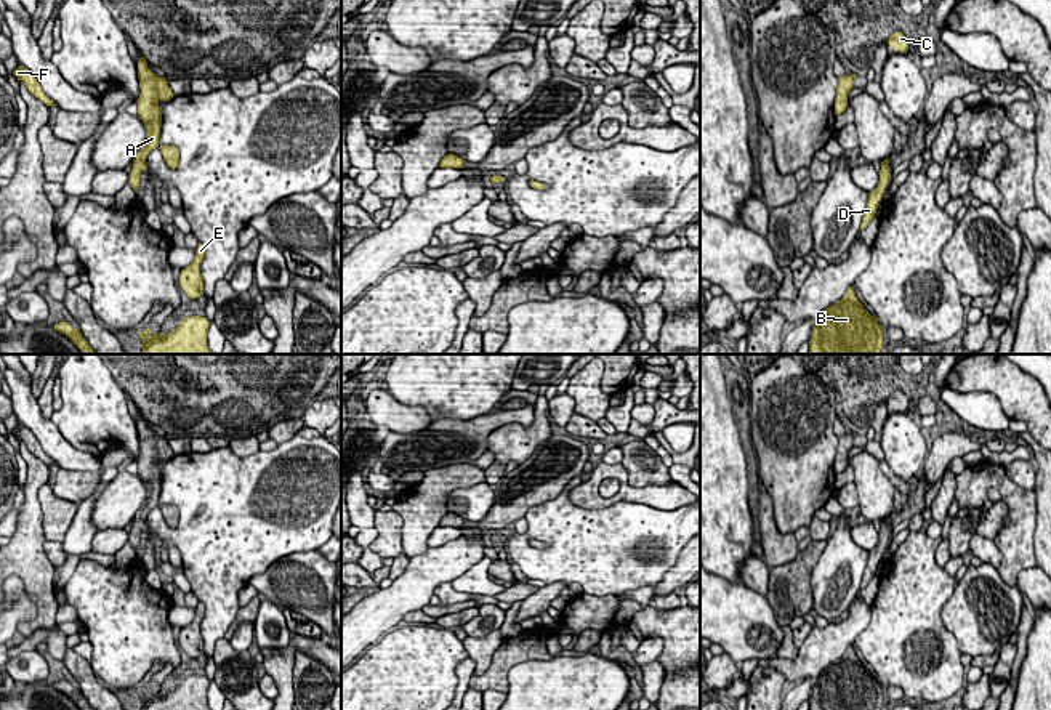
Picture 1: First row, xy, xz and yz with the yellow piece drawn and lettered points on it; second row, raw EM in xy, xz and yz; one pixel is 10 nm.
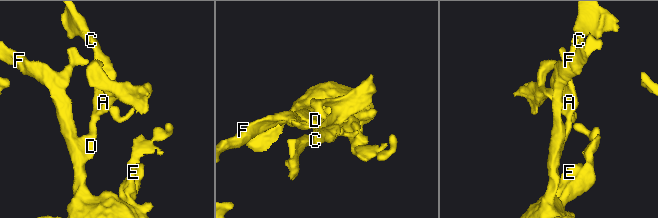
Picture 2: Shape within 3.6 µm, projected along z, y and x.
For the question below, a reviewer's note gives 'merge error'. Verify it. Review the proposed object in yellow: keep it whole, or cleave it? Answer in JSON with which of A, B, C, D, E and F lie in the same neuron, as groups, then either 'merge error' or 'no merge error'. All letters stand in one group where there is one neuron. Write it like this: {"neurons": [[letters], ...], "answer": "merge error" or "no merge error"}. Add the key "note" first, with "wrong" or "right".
{"note": "wrong", "neurons": [["A", "B", "C", "D", "E", "F"]], "answer": "no merge error"}

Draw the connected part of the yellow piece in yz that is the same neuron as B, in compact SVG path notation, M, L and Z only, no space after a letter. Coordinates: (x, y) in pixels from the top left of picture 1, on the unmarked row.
M854 644L812 686L809 710L881 710L883 684L857 659Z

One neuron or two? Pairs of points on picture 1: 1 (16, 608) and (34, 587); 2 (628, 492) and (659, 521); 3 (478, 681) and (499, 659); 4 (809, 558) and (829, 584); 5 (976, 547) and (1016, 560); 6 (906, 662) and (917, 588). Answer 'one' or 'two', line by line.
1: two
2: two
3: one
4: two
5: two
6: one

